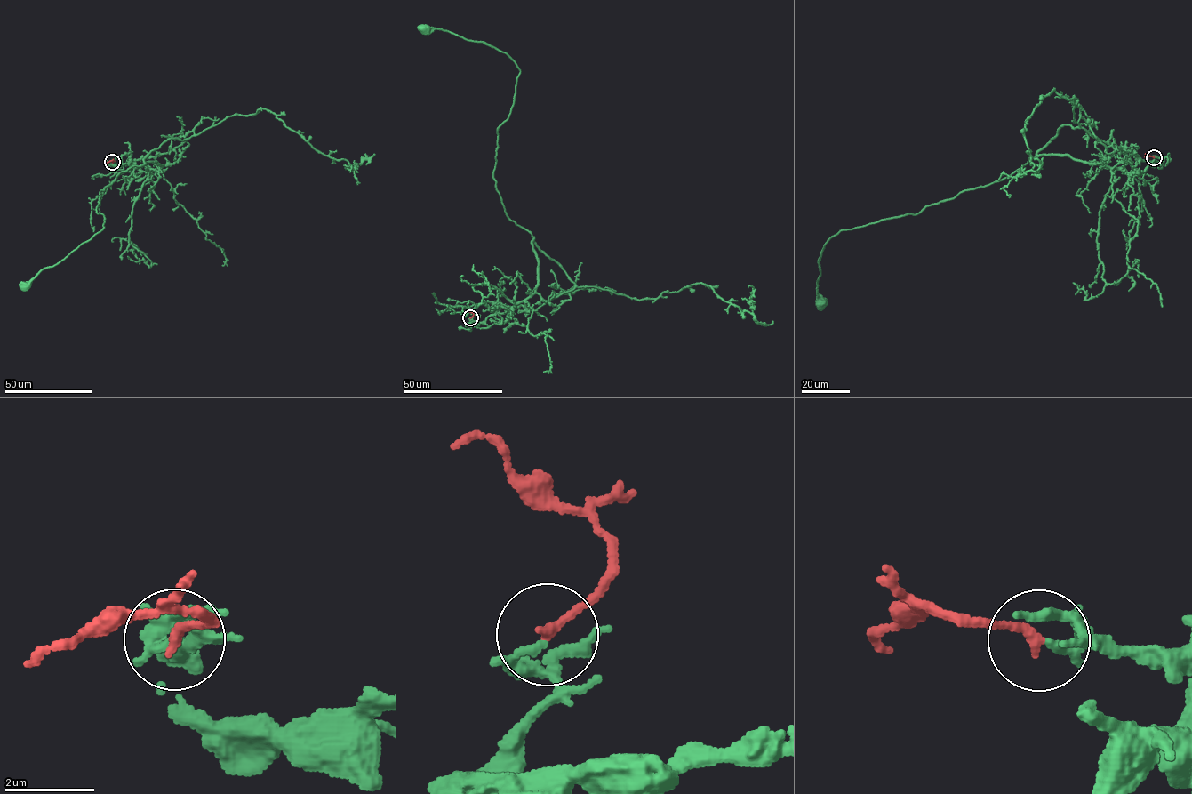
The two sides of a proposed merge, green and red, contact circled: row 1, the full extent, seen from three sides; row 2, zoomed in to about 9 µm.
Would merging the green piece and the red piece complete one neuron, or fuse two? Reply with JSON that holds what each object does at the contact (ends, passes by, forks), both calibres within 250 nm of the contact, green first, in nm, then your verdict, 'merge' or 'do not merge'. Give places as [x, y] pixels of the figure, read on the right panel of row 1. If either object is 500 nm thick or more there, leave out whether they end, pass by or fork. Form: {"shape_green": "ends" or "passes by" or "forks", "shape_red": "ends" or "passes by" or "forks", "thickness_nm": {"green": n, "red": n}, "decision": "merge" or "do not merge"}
{"shape_green": "passes by", "shape_red": "ends", "thickness_nm": {"green": 100, "red": 220}, "decision": "merge"}

